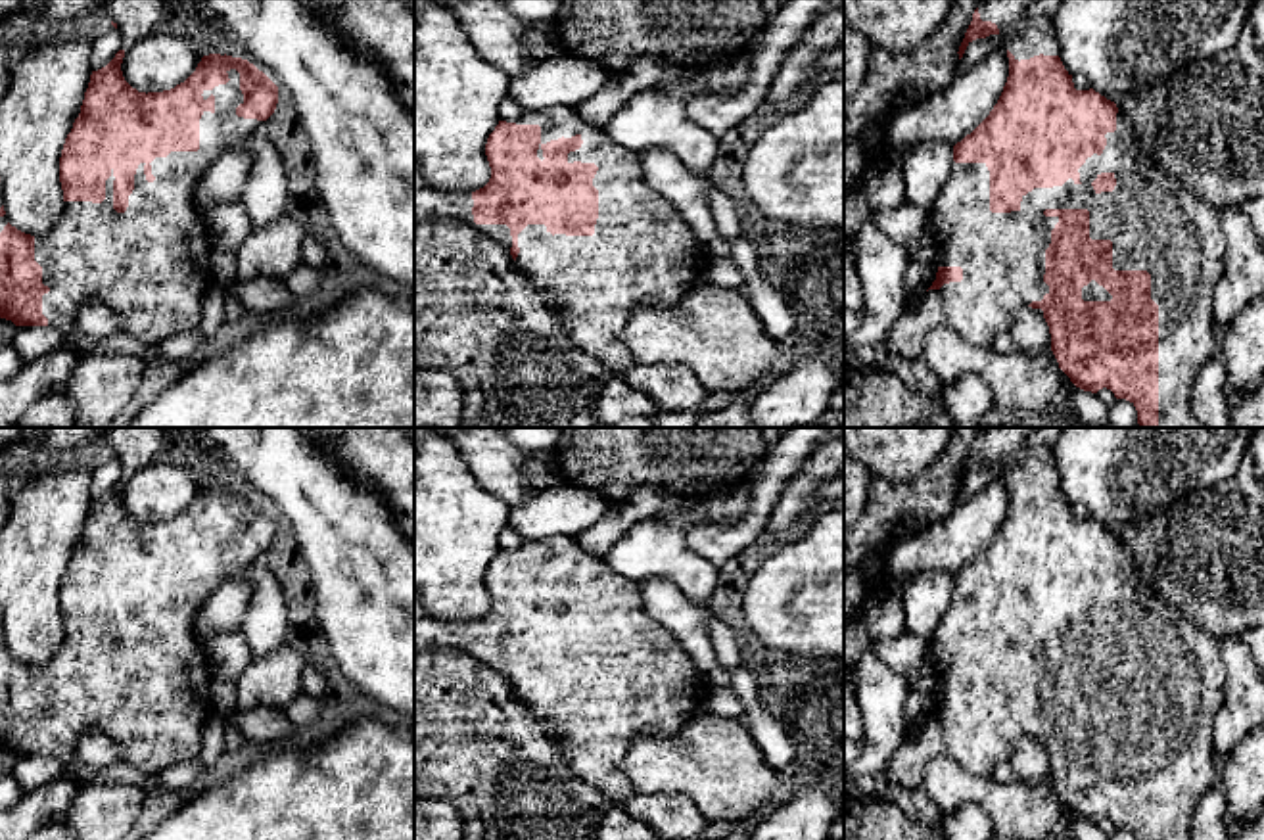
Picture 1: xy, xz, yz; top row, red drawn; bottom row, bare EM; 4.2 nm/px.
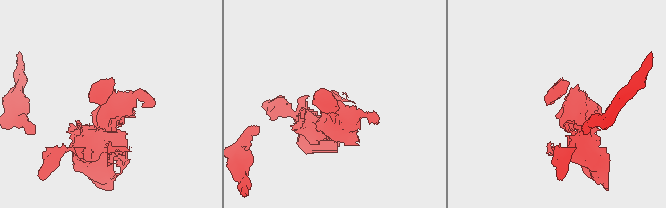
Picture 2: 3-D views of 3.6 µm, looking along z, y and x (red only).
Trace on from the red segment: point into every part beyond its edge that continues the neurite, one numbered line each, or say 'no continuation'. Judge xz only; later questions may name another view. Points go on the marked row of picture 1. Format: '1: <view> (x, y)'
1: xz (641, 254)

